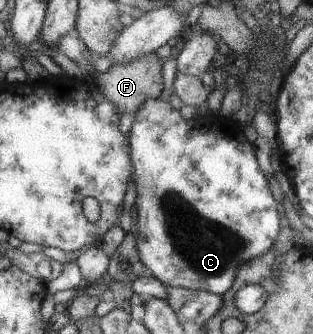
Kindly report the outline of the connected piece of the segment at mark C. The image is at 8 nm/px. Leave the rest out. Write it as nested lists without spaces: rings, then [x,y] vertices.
[[[146,99],[144,105],[135,113],[135,119],[130,133],[128,134],[131,149],[133,180],[136,184],[137,198],[135,205],[138,211],[138,229],[136,232],[136,249],[140,253],[140,261],[143,266],[168,287],[182,287],[194,291],[210,291],[210,293],[221,296],[228,291],[236,277],[236,269],[248,259],[260,257],[264,252],[274,247],[278,234],[280,233],[280,214],[270,189],[271,181],[262,173],[256,159],[254,144],[244,130],[244,126],[233,118],[224,118],[219,113],[201,113],[191,119],[186,119],[182,110],[174,109],[170,100]]]

